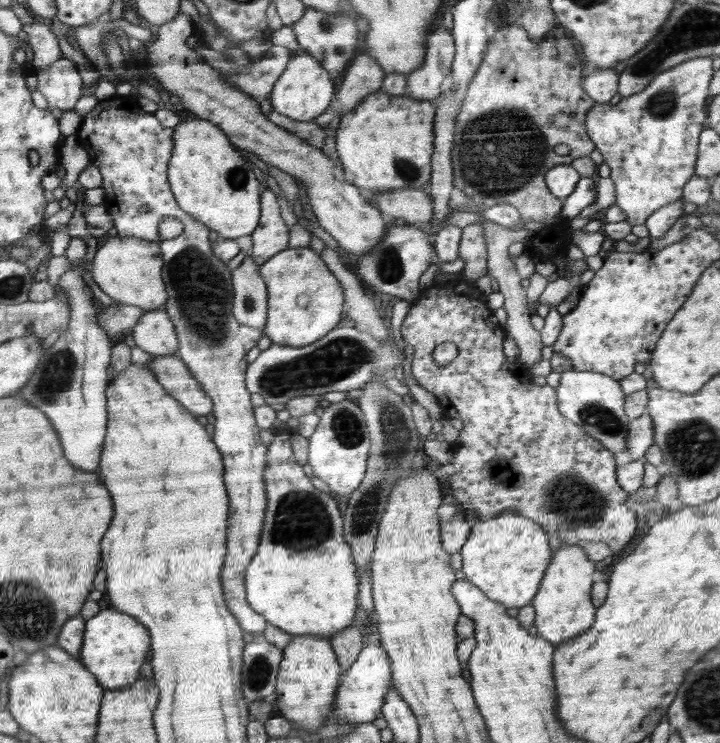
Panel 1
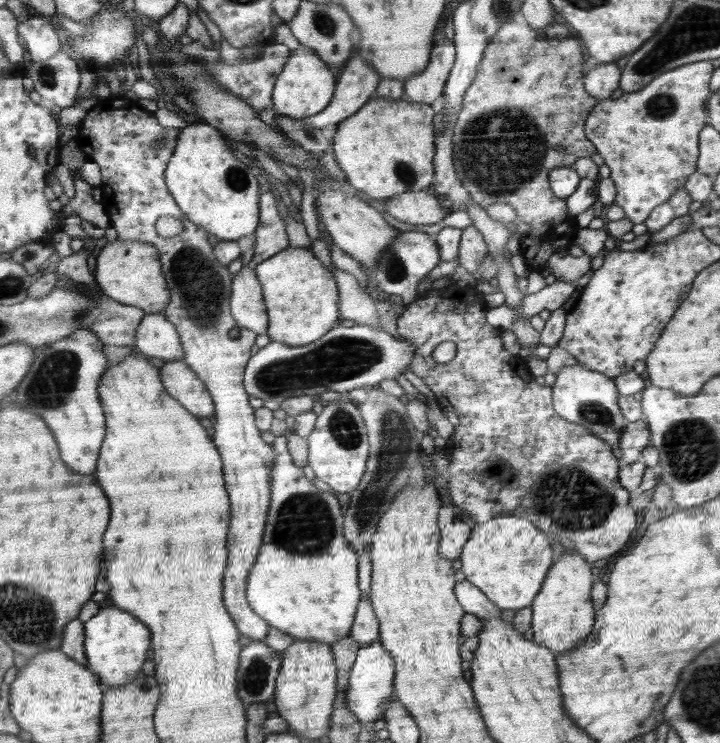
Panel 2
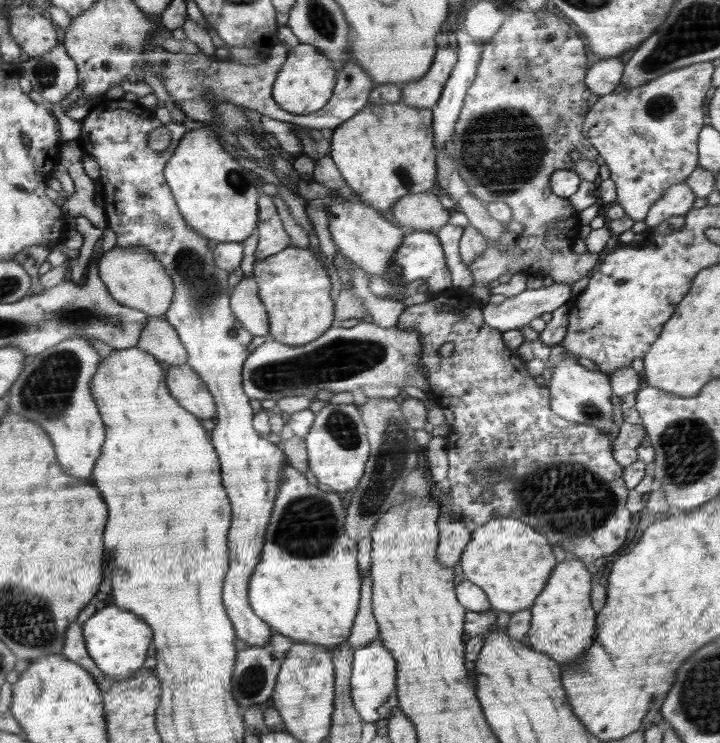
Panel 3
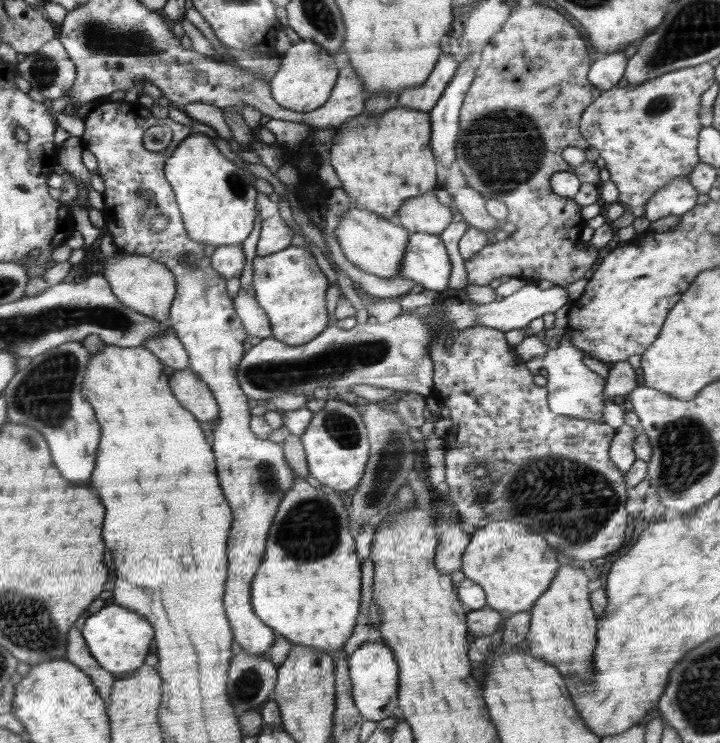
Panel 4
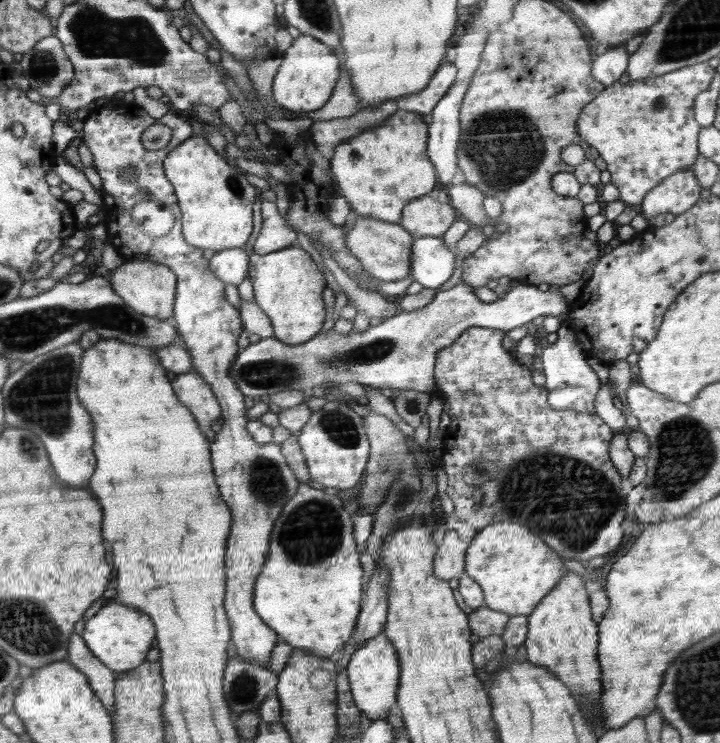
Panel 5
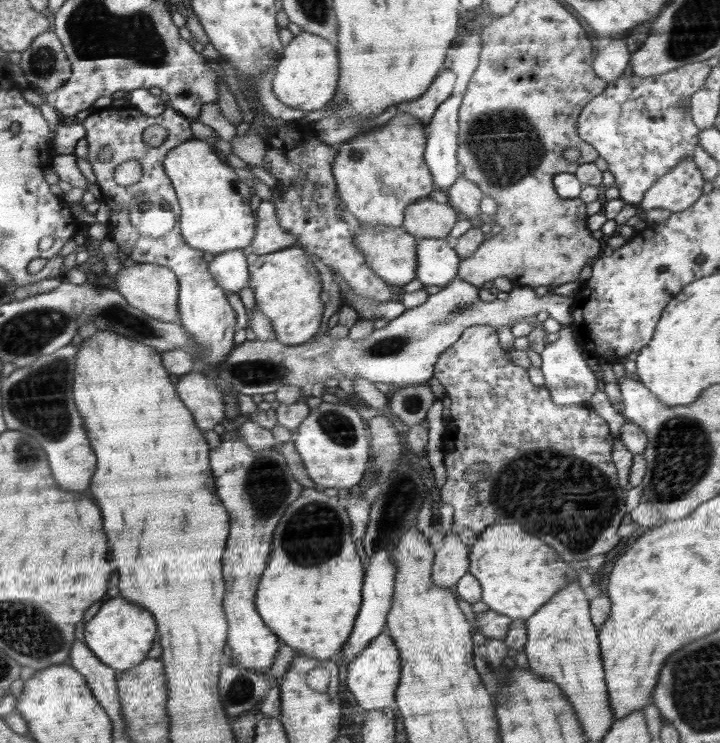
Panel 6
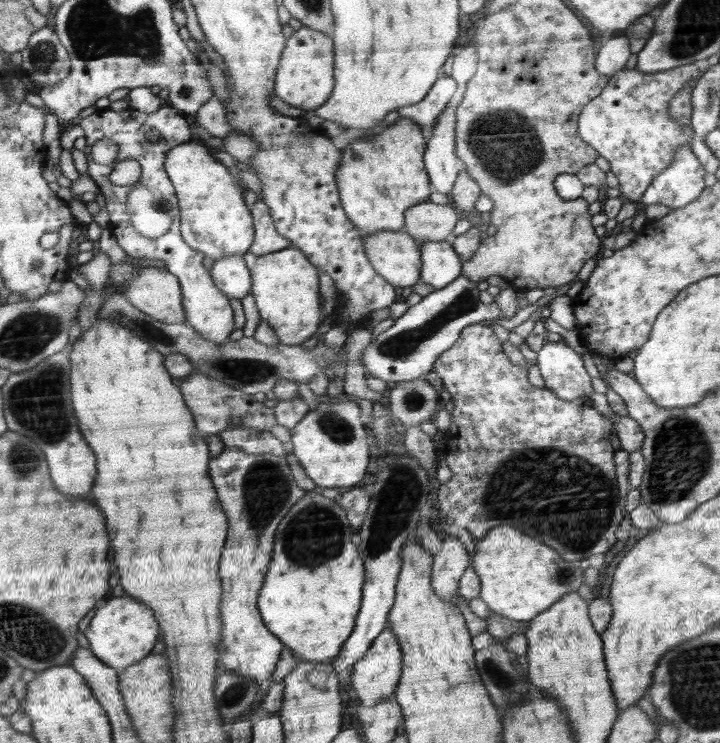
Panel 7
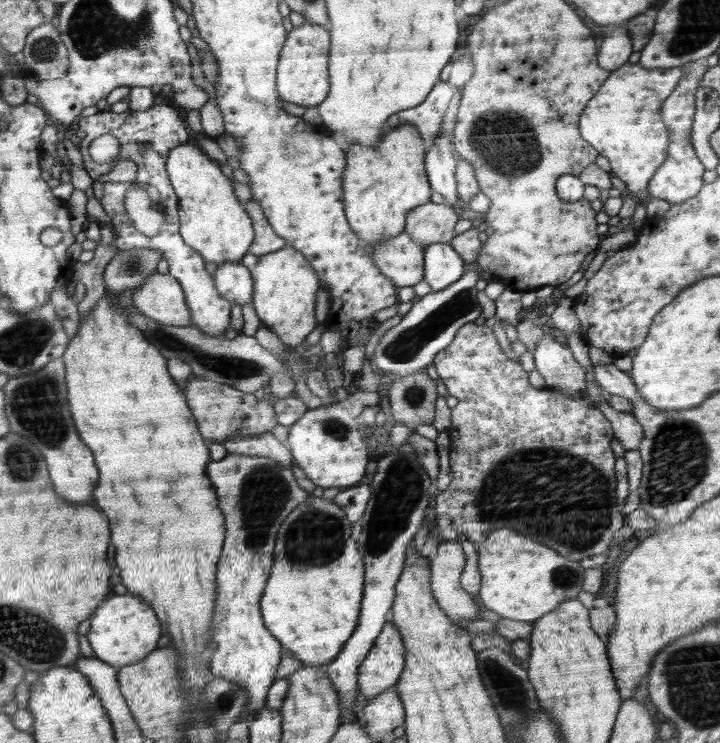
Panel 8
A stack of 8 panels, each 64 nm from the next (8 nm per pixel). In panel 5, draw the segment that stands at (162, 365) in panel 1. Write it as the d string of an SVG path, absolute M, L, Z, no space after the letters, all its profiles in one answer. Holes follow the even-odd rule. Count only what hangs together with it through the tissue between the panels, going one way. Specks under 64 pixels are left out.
M195 370L188 373L177 374L172 382L172 389L176 398L199 418L197 420L205 427L212 427L214 420L220 416L219 402L214 398L214 388L204 381L203 375Z

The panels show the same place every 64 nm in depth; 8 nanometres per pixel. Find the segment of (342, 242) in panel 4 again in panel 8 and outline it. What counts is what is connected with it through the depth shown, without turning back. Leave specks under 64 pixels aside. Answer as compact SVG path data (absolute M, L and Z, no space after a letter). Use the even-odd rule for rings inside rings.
M405 230L396 236L386 237L368 248L374 263L396 286L414 286L424 276L422 248L412 242Z

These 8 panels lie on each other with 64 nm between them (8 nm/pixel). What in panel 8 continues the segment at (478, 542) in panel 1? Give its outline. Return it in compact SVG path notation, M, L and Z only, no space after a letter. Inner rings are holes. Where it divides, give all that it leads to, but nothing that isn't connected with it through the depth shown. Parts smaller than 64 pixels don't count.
M496 530L477 545L482 587L477 593L484 606L501 617L531 623L552 612L560 603L578 596L584 580L579 562L562 558L514 530Z

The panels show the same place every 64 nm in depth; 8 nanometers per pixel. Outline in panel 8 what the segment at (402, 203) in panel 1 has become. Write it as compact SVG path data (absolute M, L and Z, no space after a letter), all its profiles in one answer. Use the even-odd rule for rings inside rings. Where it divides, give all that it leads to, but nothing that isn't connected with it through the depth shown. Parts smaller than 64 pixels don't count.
M427 202L408 214L408 230L405 231L421 243L449 243L454 238L456 222L459 222L458 214L448 205Z

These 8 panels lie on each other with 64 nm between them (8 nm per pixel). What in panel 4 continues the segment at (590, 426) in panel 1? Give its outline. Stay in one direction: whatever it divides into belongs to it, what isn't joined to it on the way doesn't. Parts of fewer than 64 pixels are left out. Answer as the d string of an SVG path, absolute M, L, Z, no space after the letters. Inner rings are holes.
M566 328L558 348L549 349L542 358L544 360L543 368L547 371L548 376L545 388L550 392L550 398L548 398L550 409L562 416L602 422L602 408L604 408L602 394L604 394L604 386L607 385L606 379L600 378L597 373L594 374L583 364L582 358L585 354L572 345L570 334L572 332Z

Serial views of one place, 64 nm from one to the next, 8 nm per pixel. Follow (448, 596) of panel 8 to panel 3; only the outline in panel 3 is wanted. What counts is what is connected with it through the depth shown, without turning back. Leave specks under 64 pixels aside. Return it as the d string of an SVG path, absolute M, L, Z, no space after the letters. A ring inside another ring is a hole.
M460 521L449 523L440 537L438 559L446 566L455 566L462 560L464 549L471 541L471 533Z

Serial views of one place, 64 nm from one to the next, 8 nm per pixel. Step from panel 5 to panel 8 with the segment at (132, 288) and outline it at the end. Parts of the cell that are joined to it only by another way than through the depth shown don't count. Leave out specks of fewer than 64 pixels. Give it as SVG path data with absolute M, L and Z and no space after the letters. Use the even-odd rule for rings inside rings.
M170 273L151 274L129 296L134 310L166 326L193 326L183 287Z

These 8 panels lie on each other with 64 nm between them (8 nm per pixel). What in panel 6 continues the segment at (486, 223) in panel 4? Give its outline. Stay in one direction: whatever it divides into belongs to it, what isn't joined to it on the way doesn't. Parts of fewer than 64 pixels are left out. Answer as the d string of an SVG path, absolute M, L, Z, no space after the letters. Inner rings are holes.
M460 177L450 188L447 188L447 203L456 207L462 214L470 219L481 214L480 201L484 194L475 182L470 182L466 177Z

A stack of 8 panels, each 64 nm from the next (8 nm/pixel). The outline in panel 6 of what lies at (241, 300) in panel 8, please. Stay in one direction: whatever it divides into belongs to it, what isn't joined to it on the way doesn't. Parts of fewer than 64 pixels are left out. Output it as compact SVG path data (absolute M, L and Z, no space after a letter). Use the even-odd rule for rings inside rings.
M243 250L228 251L211 259L211 273L223 290L239 294L242 288L249 284L249 268L247 255Z

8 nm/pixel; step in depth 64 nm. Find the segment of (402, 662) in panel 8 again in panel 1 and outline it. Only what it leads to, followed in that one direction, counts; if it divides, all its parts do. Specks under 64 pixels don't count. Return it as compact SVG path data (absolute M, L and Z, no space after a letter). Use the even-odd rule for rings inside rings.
M368 644L368 646L364 645L363 650L359 653L358 659L351 664L351 668L346 670L345 675L342 675L342 677L343 677L343 681L339 683L338 692L335 694L336 710L332 710L332 714L329 714L329 716L331 716L331 718L332 718L332 722L328 722L328 724L336 722L336 720L337 720L337 722L345 722L346 724L372 723L372 720L376 720L376 718L378 718L378 716L380 716L380 708L383 708L384 701L386 701L387 690L392 688L392 684L391 684L391 659L390 659L390 656L387 654L387 651L384 650L384 647L382 645L381 646L378 646L378 644Z

